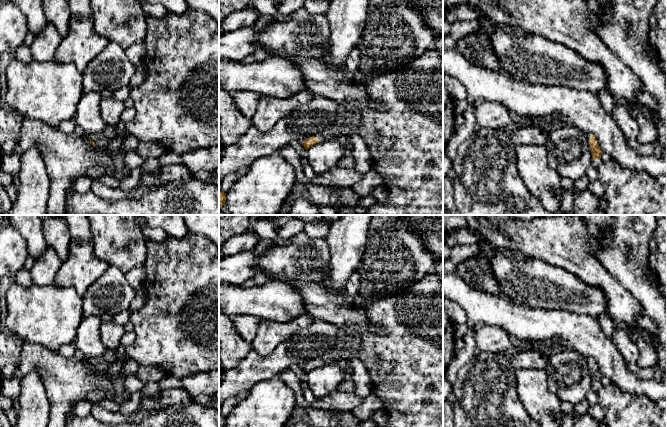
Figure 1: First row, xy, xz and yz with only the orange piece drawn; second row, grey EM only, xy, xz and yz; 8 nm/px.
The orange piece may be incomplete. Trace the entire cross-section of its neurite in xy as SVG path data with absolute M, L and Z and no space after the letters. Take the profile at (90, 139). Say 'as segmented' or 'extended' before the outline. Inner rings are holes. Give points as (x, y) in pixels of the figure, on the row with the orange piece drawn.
extended; M108 124L100 133L89 133L87 134L87 137L95 147L98 147L99 149L105 149L116 139L117 135L117 125Z

